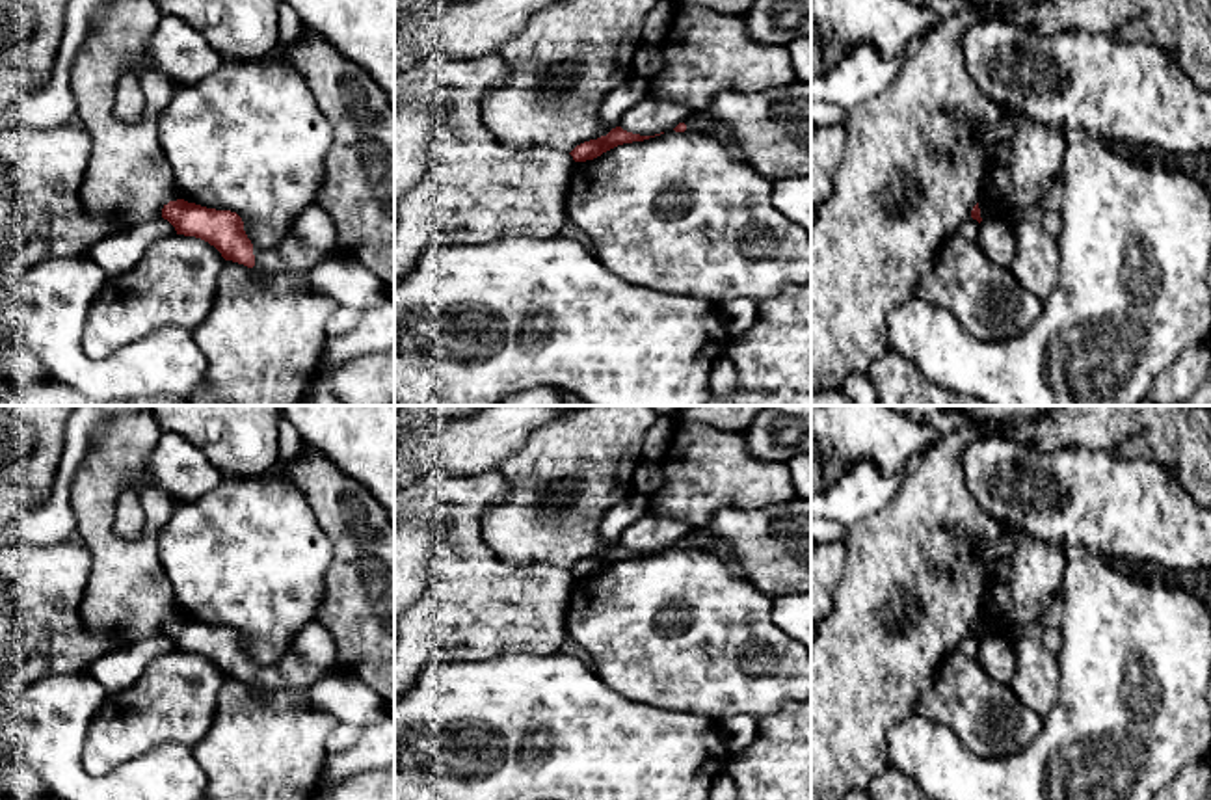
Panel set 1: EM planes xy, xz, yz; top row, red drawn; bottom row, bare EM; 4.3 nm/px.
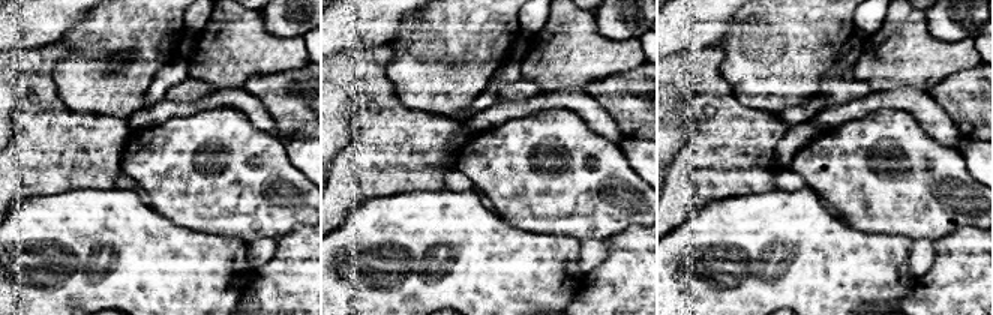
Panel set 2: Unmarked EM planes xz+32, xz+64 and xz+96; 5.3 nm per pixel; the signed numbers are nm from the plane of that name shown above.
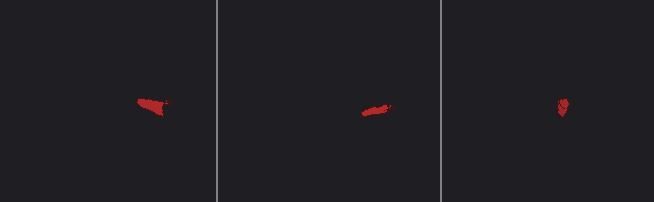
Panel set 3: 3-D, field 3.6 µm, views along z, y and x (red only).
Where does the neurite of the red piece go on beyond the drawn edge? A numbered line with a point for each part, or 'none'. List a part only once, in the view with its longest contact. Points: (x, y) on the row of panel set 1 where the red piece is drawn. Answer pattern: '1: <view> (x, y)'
1: xy (313, 237)

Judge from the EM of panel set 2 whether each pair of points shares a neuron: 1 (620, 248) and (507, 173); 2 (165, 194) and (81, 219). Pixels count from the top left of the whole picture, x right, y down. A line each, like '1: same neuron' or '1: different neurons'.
1: different neurons
2: different neurons

